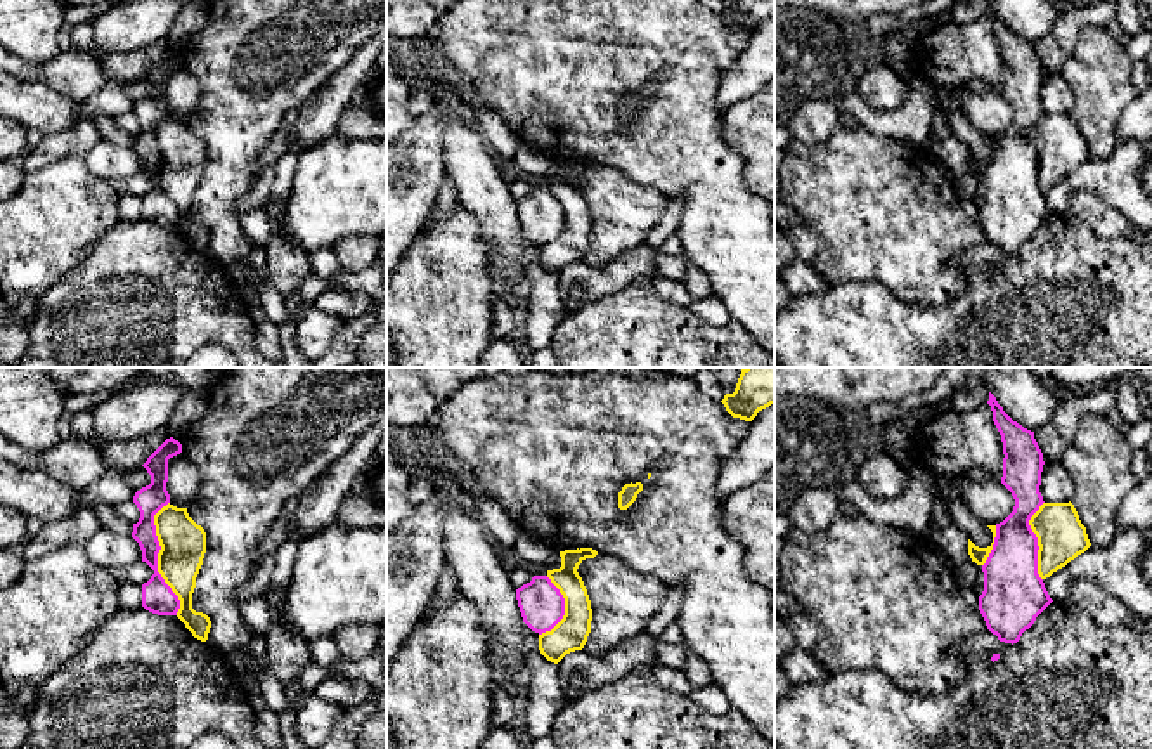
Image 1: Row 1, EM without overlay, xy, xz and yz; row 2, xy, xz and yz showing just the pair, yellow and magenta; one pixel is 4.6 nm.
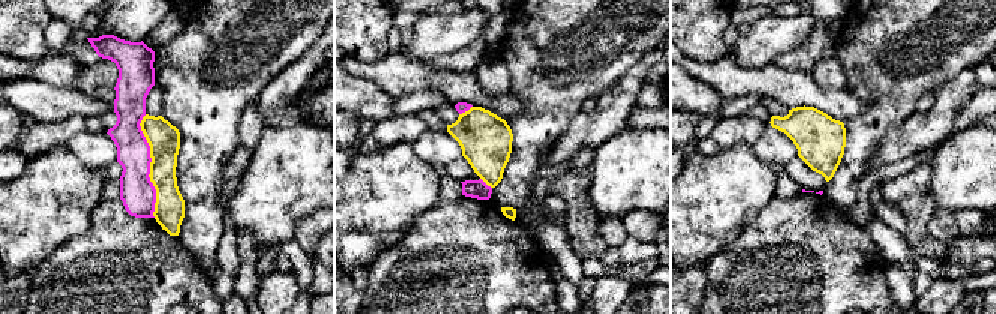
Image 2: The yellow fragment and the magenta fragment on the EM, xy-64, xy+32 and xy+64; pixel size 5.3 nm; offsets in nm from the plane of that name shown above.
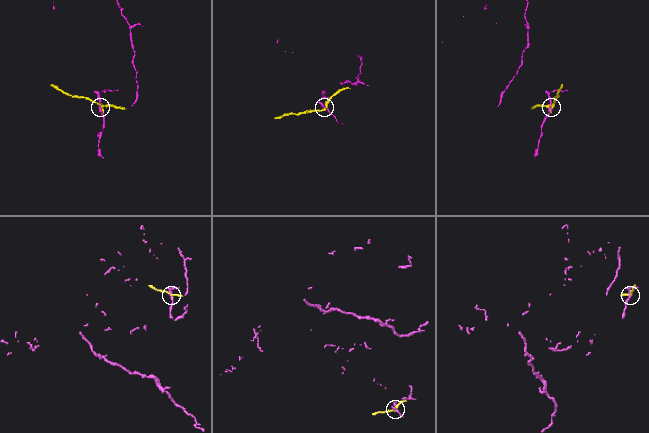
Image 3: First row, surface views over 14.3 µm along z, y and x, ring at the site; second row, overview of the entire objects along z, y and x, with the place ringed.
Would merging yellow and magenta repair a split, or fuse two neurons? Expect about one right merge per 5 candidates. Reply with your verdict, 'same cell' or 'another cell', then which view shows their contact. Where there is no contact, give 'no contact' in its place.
another cell; meets yellow in xy

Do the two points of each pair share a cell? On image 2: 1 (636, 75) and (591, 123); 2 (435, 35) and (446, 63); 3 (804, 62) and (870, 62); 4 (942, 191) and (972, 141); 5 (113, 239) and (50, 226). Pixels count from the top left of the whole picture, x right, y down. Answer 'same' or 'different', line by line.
1: same
2: different
3: different
4: same
5: different

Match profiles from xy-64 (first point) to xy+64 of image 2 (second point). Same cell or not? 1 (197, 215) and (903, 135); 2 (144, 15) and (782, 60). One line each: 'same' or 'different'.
1: different
2: different

